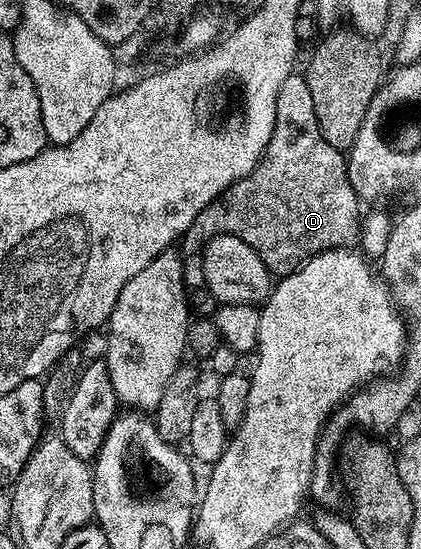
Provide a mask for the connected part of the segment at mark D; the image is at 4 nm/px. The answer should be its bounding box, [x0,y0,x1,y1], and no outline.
[180,73,360,278]

